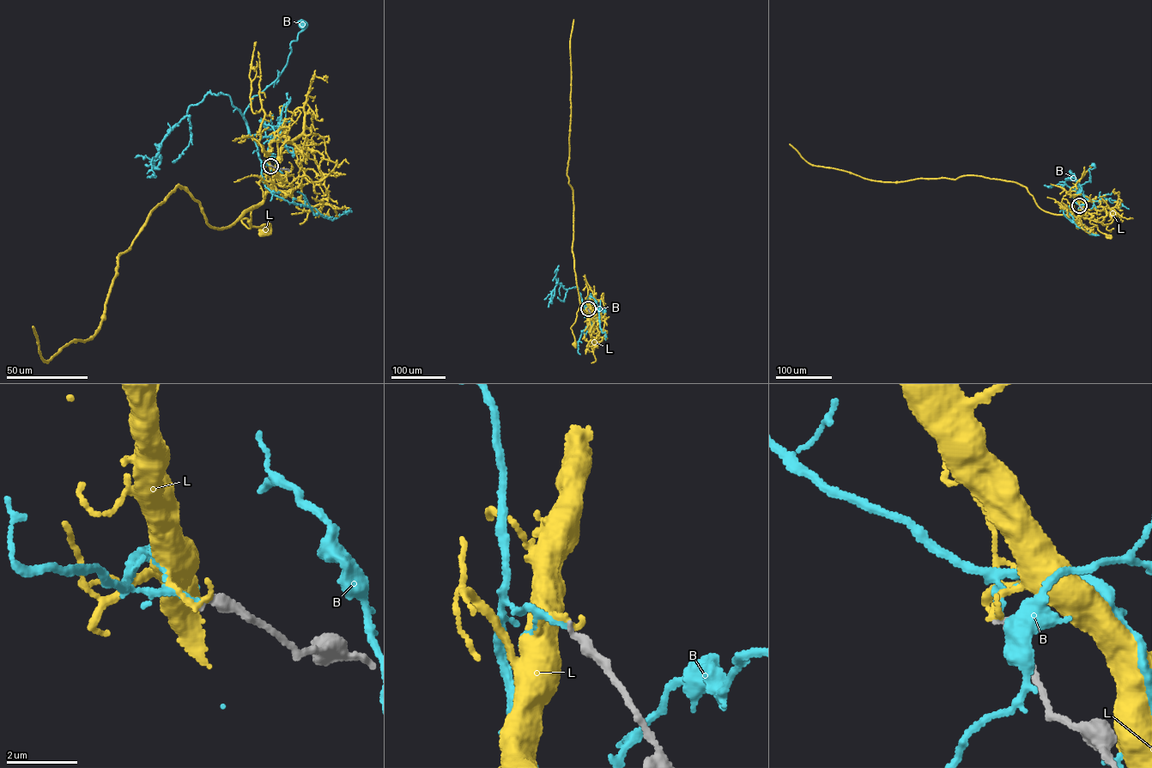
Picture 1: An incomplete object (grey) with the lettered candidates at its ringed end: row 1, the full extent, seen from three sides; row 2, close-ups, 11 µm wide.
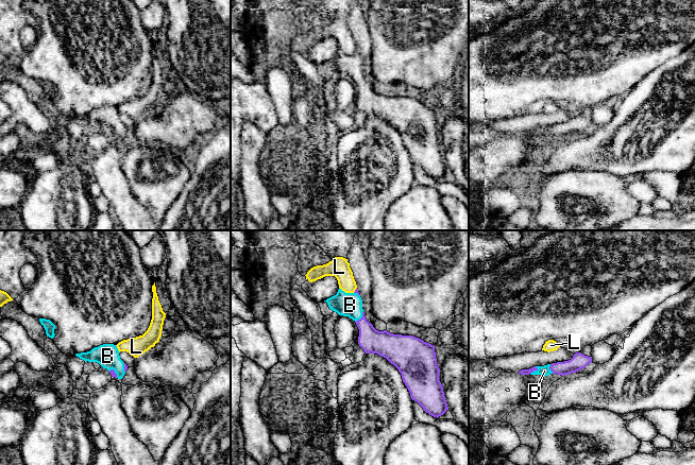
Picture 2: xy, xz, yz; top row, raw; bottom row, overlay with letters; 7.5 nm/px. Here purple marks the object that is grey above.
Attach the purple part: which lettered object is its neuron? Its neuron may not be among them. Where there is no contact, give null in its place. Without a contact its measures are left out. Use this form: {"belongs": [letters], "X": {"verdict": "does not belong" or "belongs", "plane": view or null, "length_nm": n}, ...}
{"belongs": ["B"], "B": {"verdict": "belongs", "plane": "xz", "length_nm": 110}, "L": {"verdict": "does not belong", "plane": "xz", "length_nm": 50}}

